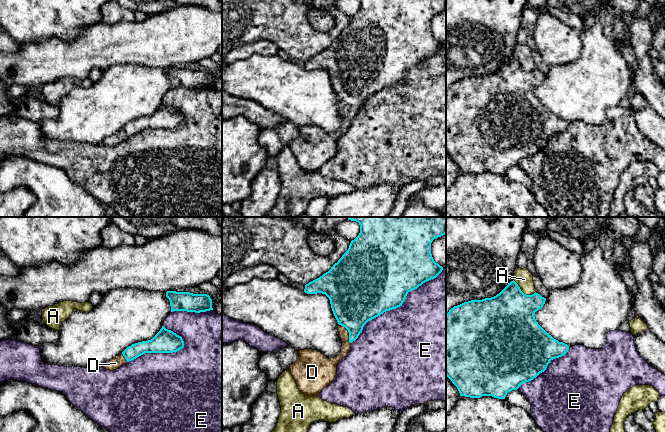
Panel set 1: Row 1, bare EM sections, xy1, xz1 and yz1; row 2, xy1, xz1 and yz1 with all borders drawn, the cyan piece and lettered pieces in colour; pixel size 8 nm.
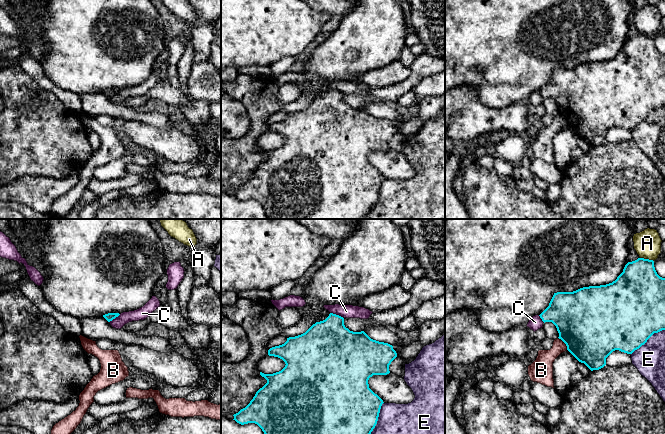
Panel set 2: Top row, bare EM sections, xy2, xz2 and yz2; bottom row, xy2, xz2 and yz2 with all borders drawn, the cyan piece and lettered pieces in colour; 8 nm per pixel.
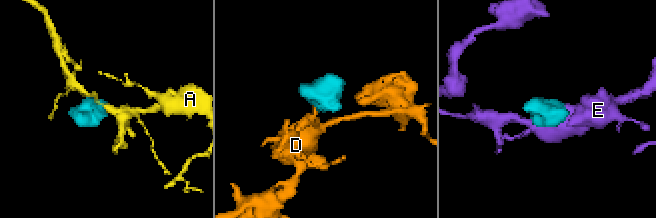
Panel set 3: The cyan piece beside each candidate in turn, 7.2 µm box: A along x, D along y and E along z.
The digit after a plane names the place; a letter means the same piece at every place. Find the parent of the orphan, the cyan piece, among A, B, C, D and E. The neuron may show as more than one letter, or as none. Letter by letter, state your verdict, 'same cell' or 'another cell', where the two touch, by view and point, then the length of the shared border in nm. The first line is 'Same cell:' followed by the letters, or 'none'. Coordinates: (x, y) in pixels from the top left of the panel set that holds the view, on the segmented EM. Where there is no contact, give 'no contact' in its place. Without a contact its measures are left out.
Same cell: D
A: another cell; contact yz1 (522, 292); length 200 nm
B: another cell; contact yz2 (564, 342); length 130 nm
C: another cell; contact xz2 (337, 315); length 120 nm
D: same cell; contact xz1 (348, 331); length 190 nm
E: another cell; contact xz1 (397, 307); length 950 nm

